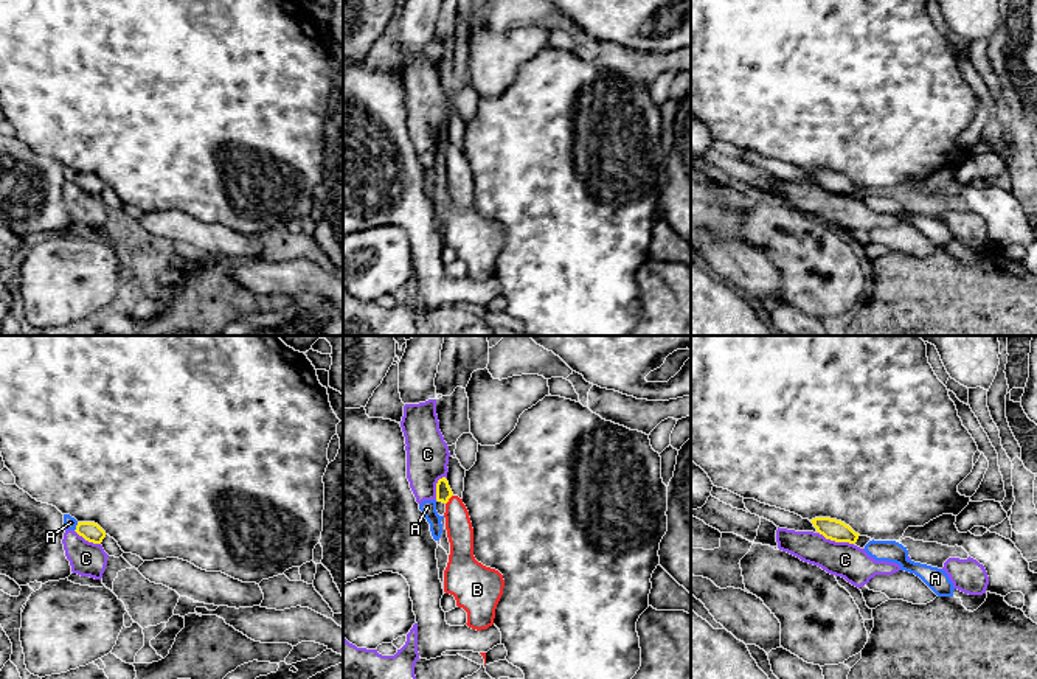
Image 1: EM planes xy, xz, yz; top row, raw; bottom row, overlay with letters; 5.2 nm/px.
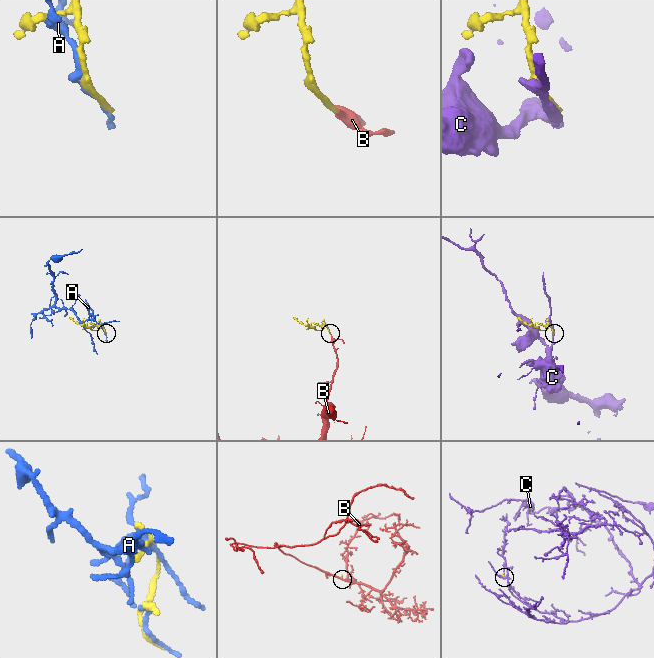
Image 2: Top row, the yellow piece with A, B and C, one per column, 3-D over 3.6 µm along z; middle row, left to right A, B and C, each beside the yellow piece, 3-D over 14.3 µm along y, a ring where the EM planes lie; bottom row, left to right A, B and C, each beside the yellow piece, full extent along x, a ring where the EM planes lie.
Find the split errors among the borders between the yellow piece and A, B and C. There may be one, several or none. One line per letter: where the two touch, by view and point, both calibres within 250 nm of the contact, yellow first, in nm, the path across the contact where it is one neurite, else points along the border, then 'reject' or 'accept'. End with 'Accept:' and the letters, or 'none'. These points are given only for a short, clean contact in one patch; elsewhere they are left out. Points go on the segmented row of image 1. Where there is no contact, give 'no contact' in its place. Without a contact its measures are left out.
A: xy (76, 527) | 100/70 nm | reject
B: xz (449, 497) | 80/140 nm | across xz (443, 490), (449, 497), (454, 504), (458, 525) | accept
C: yz (835, 541) | 110/180 nm | reject
Accept: B

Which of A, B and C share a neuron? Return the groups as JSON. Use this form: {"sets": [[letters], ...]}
{"sets": [["A"], ["B"], ["C"]]}

